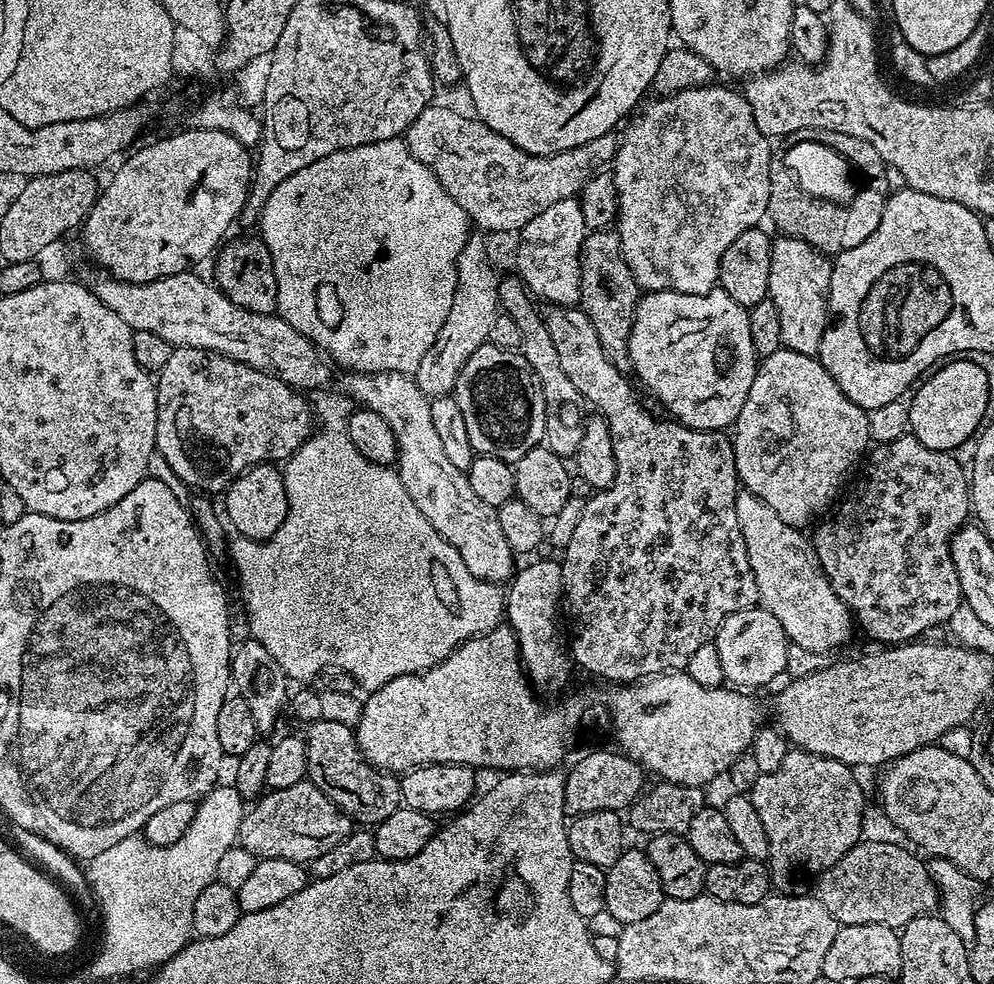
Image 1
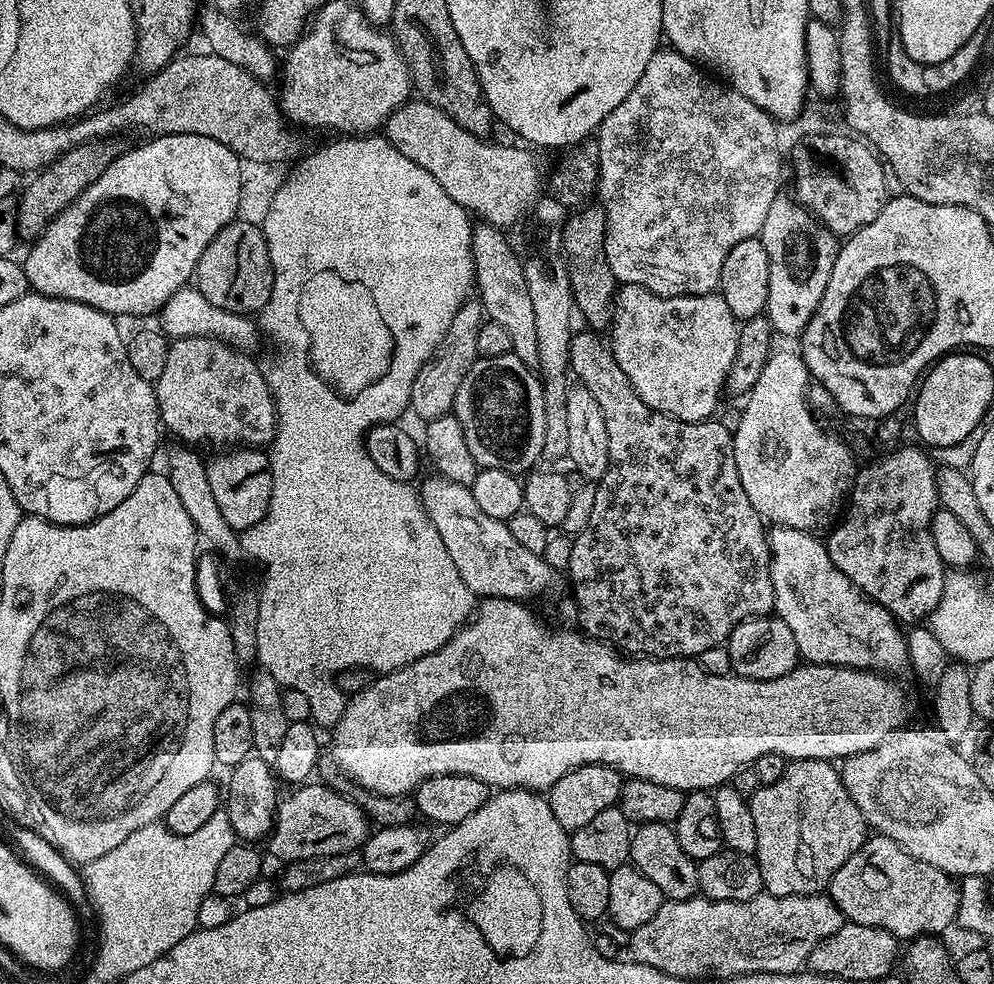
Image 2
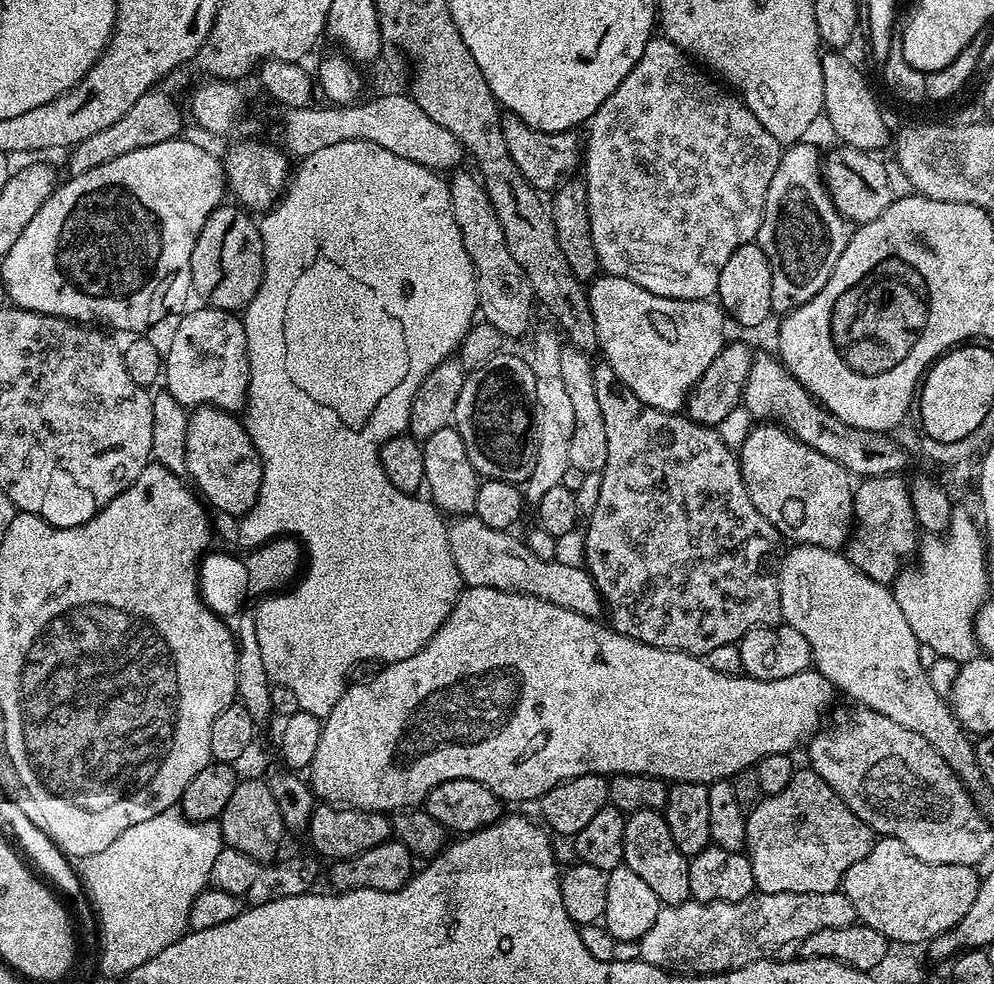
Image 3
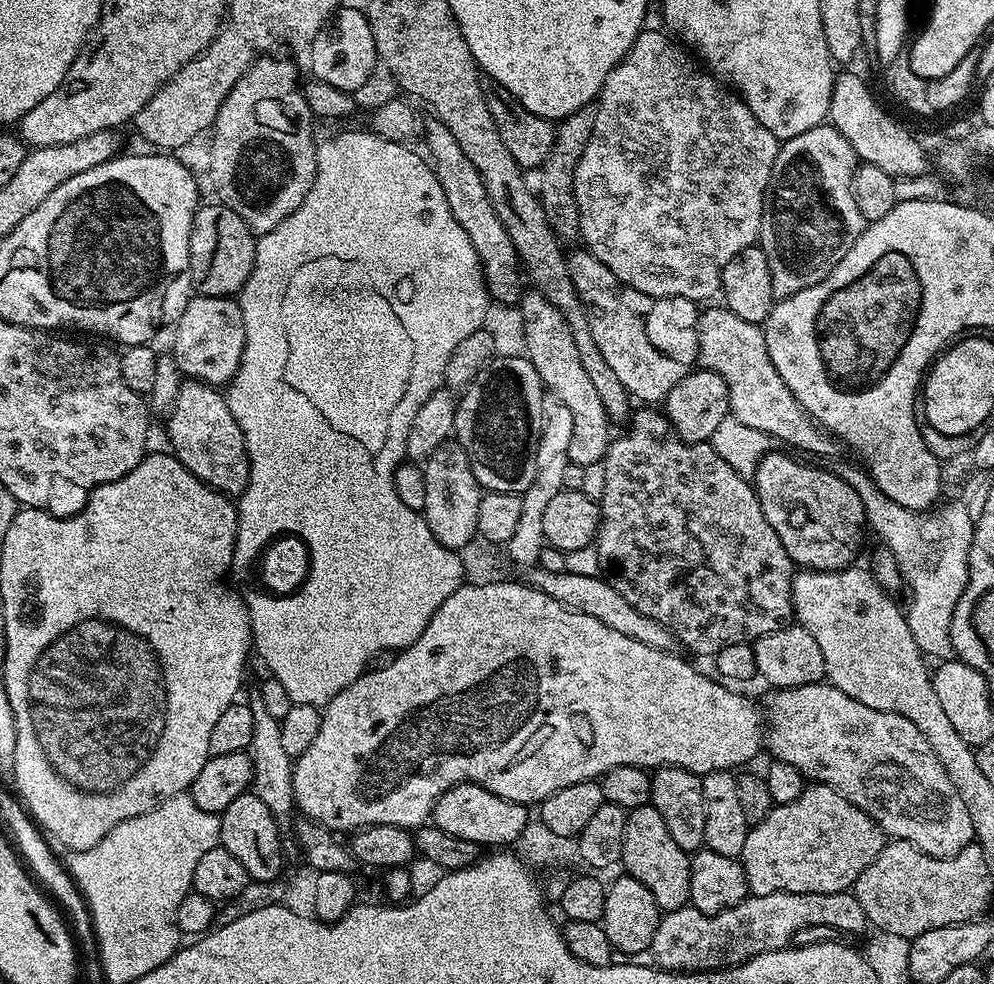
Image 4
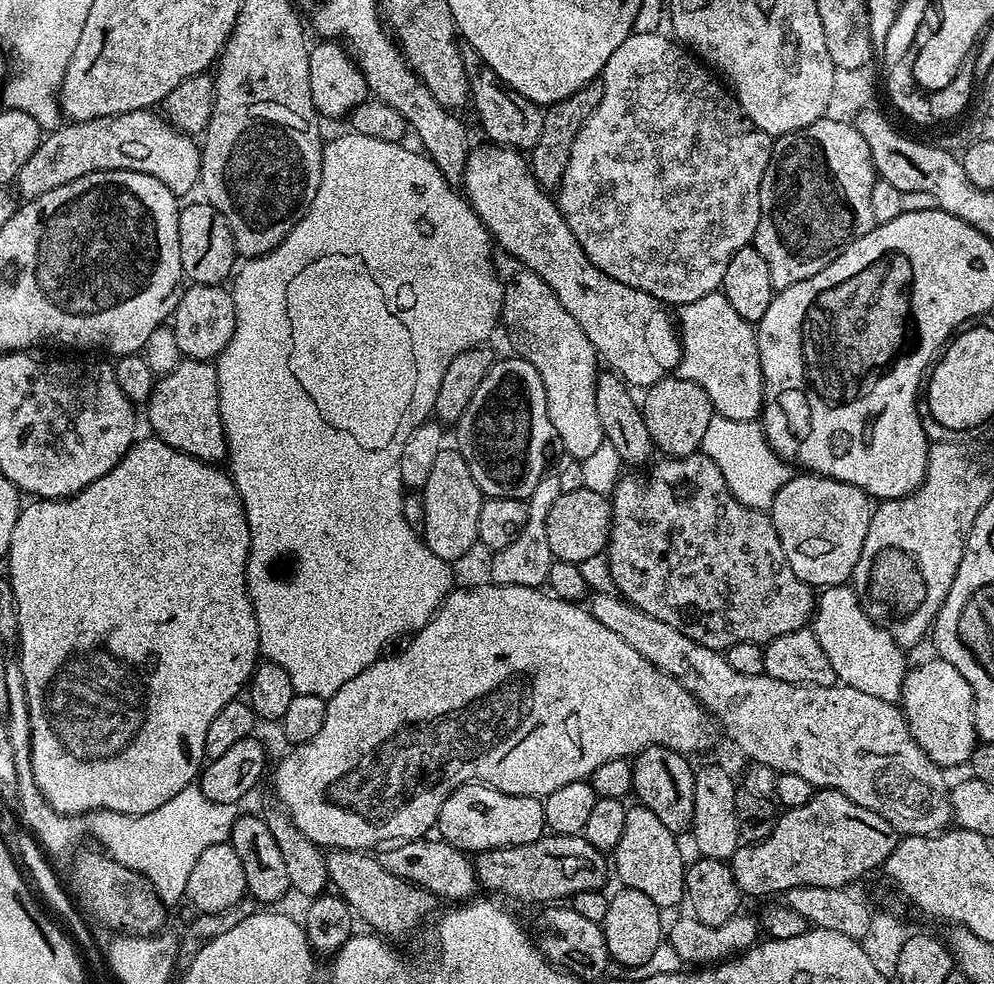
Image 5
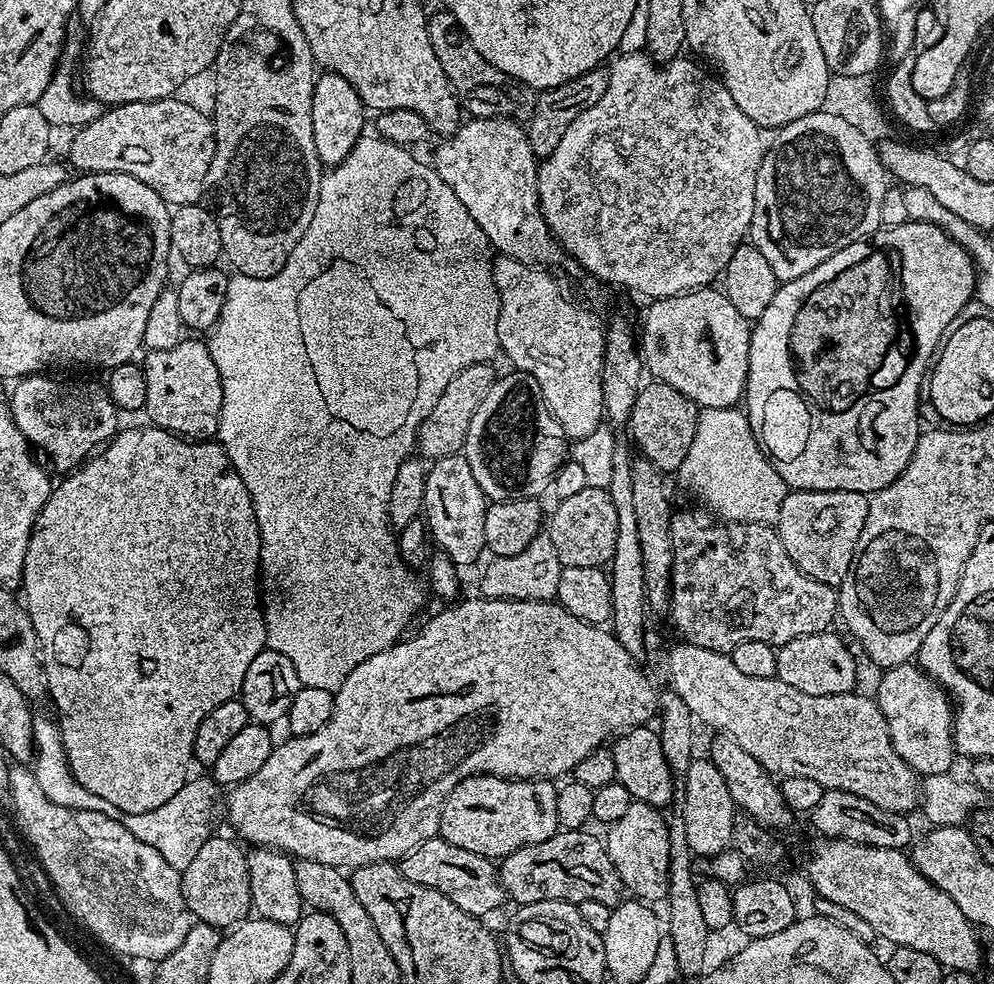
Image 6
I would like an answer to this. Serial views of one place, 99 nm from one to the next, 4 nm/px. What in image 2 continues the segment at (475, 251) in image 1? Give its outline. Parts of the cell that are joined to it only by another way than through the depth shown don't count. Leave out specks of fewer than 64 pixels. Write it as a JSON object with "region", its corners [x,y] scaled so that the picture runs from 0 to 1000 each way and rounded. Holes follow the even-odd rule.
{"region":[[[472,303],[457,319],[457,327],[453,327],[453,335],[445,343],[445,348],[437,356],[437,360],[421,376],[412,396],[413,422],[424,423],[424,428],[430,429],[450,423],[458,416],[461,392],[465,392],[465,384],[469,384],[469,376],[481,364],[481,337],[487,330],[489,322],[487,312],[482,304]]]}

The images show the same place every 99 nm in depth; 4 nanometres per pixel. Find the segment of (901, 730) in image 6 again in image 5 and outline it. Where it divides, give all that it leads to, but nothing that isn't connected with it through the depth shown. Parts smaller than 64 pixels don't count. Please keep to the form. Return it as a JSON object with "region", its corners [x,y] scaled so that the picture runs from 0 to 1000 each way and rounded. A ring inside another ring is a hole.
{"region":[[[945,669],[930,671],[926,676],[914,678],[905,715],[909,732],[913,736],[915,746],[924,758],[945,780],[957,783],[967,776],[973,777],[978,763],[984,755],[980,738],[980,709],[976,701],[976,693],[956,677],[956,673]]]}

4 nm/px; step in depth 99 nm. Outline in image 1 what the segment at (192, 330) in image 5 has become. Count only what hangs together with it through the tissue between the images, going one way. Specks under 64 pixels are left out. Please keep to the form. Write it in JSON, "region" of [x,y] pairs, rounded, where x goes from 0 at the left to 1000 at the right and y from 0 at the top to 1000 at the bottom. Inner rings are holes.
{"region":[[[174,354],[157,392],[157,459],[185,492],[201,502],[224,502],[244,480],[260,472],[285,470],[309,449],[316,438],[316,415],[305,397],[238,366],[202,354]]]}

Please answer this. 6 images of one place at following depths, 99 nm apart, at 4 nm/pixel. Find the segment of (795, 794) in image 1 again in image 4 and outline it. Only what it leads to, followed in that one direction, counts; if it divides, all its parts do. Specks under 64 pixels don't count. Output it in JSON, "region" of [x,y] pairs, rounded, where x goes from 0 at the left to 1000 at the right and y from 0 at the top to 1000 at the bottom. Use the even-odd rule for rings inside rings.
{"region":[[[814,796],[799,815],[780,818],[767,835],[756,838],[743,875],[751,884],[753,905],[758,911],[794,907],[795,909],[839,909],[854,905],[862,892],[883,872],[891,857],[891,847],[875,827],[859,819],[834,797]]]}

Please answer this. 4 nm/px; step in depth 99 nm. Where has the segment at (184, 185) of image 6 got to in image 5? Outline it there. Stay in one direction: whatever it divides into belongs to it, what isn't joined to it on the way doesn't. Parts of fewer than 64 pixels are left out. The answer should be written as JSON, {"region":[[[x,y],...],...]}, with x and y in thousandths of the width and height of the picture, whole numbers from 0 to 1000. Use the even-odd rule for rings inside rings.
{"region":[[[147,110],[107,120],[64,124],[41,141],[38,152],[18,173],[14,191],[24,203],[33,203],[46,193],[66,189],[66,185],[87,177],[135,173],[159,181],[178,200],[185,201],[201,185],[201,146],[193,142],[196,141],[190,135],[179,133],[160,113]]]}

